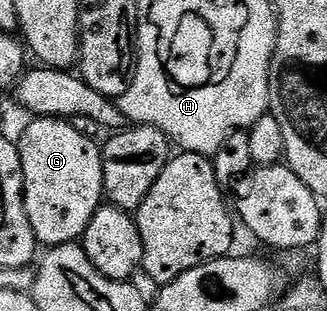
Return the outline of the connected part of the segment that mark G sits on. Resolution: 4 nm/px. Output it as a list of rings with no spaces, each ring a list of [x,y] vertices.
[[[36,117],[22,134],[18,146],[24,174],[24,208],[37,244],[49,248],[83,240],[94,213],[105,198],[104,156],[97,140],[82,137],[69,120]]]

